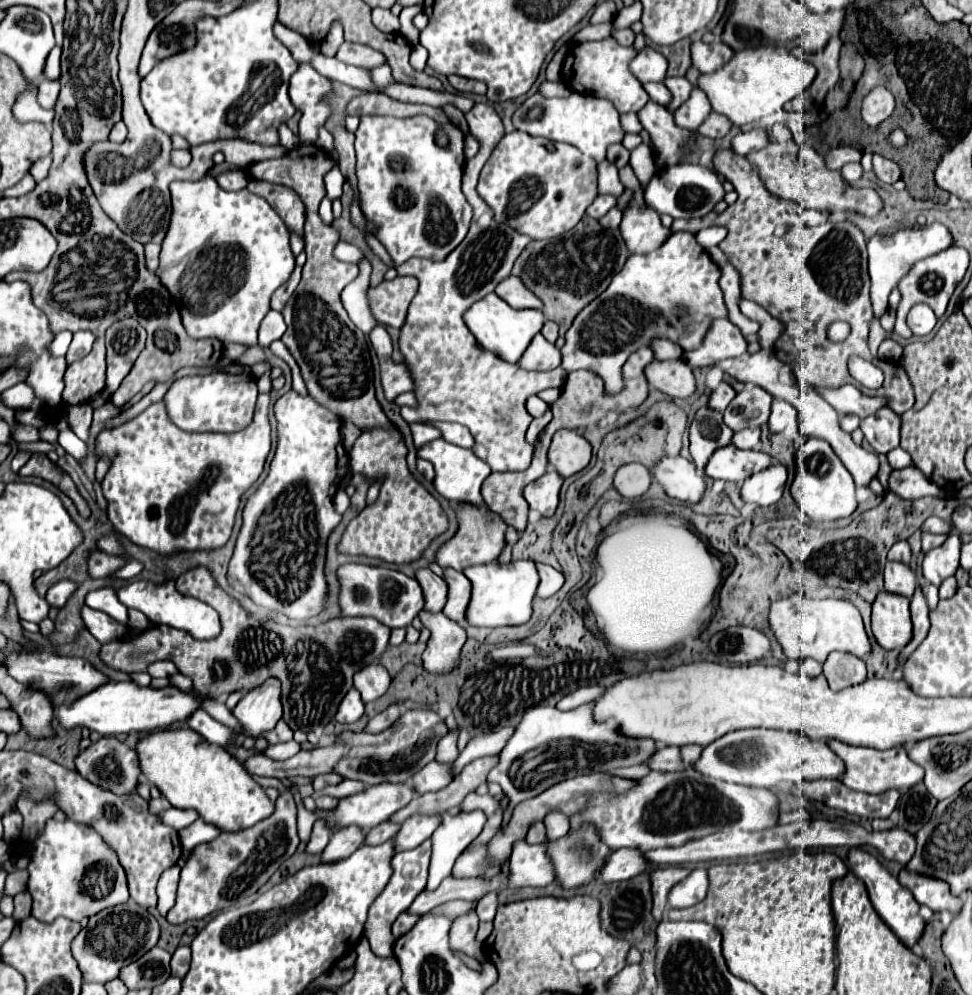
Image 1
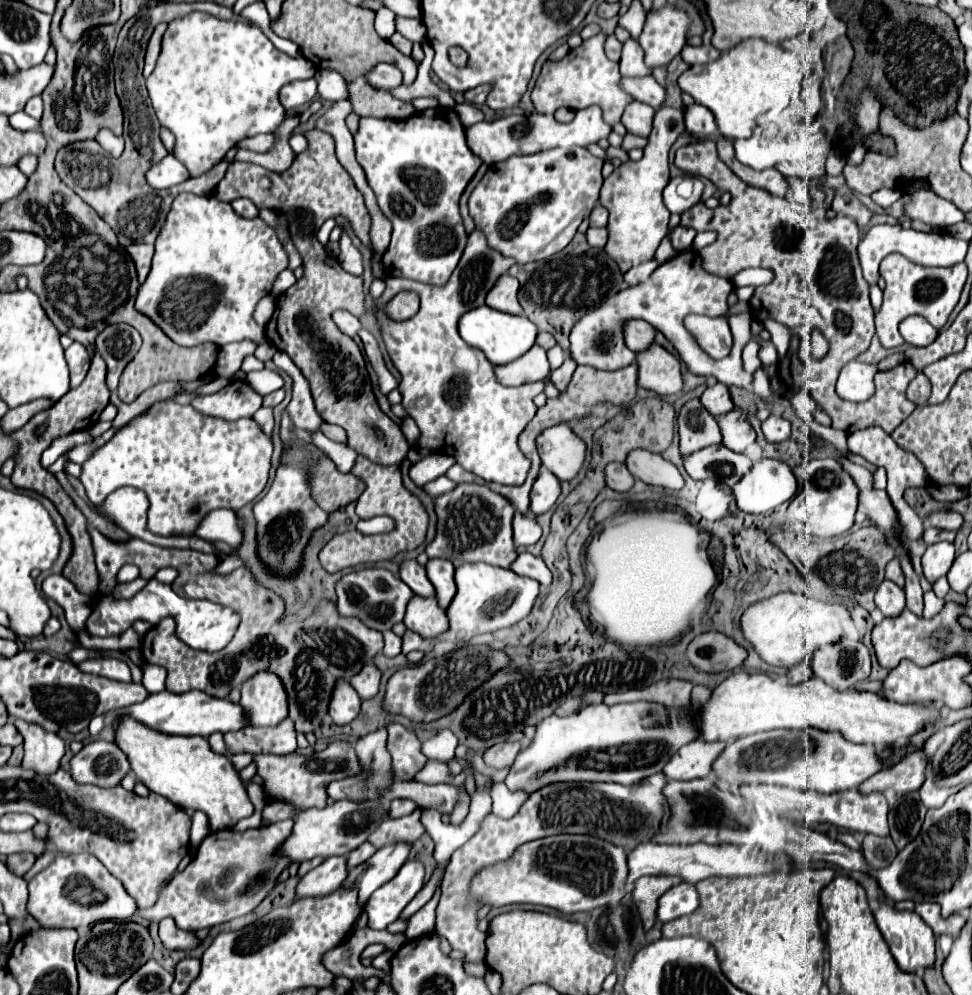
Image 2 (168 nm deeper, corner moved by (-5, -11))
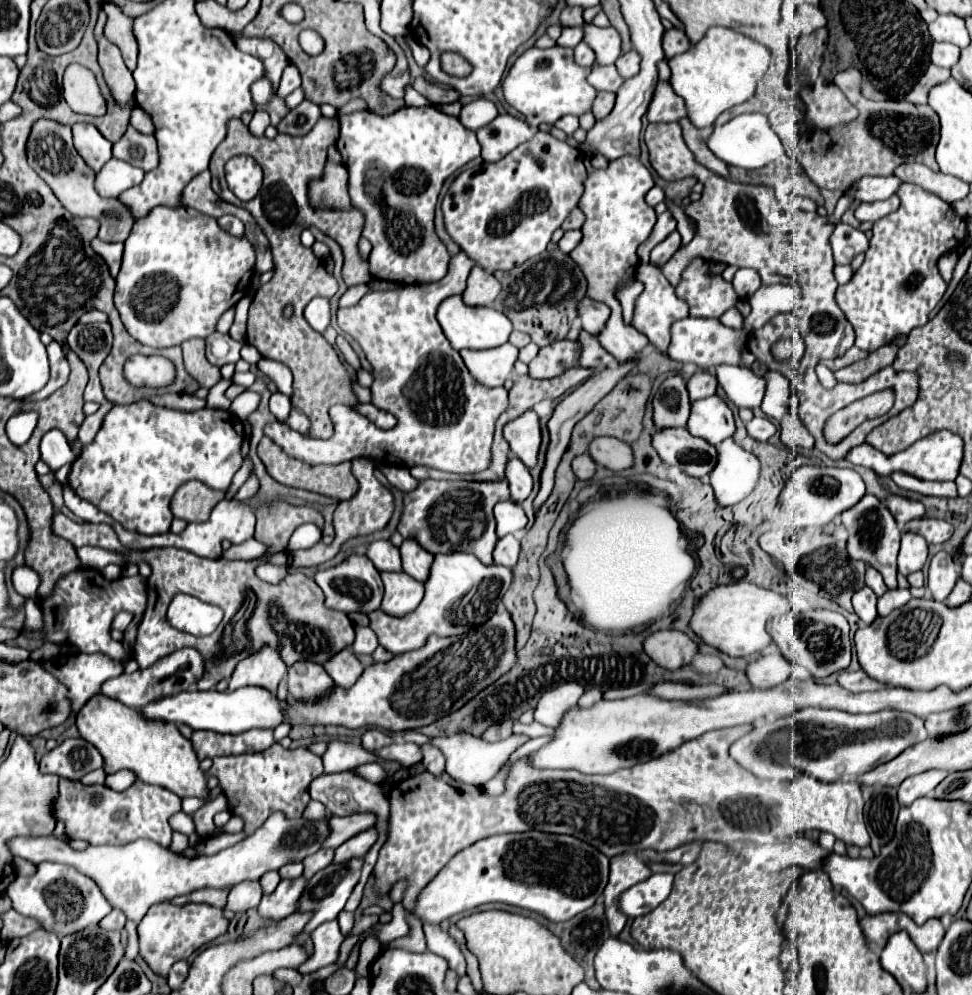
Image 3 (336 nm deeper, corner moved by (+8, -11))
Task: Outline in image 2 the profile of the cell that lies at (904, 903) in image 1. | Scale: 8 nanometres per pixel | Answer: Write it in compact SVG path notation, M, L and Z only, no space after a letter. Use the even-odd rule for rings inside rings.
M880 904L880 908L874 912L876 924L896 960L900 970L904 972L916 972L918 968L930 968L934 964L934 932L916 916L914 912L896 912L890 904Z

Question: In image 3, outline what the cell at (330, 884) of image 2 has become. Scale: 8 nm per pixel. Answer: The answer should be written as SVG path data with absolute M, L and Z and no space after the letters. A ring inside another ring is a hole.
M301 876L297 880L281 880L273 894L263 896L263 900L259 904L259 914L263 918L281 920L281 918L297 912L299 898L305 892L307 882L309 880L305 876Z

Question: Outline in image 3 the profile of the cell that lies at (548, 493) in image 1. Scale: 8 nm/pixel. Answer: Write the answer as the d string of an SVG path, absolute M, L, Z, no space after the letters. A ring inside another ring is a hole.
M511 454L511 460L507 464L507 482L511 490L511 500L521 504L533 490L533 478L529 474L529 468Z

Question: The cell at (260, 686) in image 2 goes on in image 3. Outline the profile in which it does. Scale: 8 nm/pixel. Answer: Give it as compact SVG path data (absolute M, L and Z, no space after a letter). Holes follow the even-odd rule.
M261 648L247 660L241 660L231 676L229 690L243 686L259 686L277 694L279 682L287 676L287 666L279 660L279 652L273 648Z

